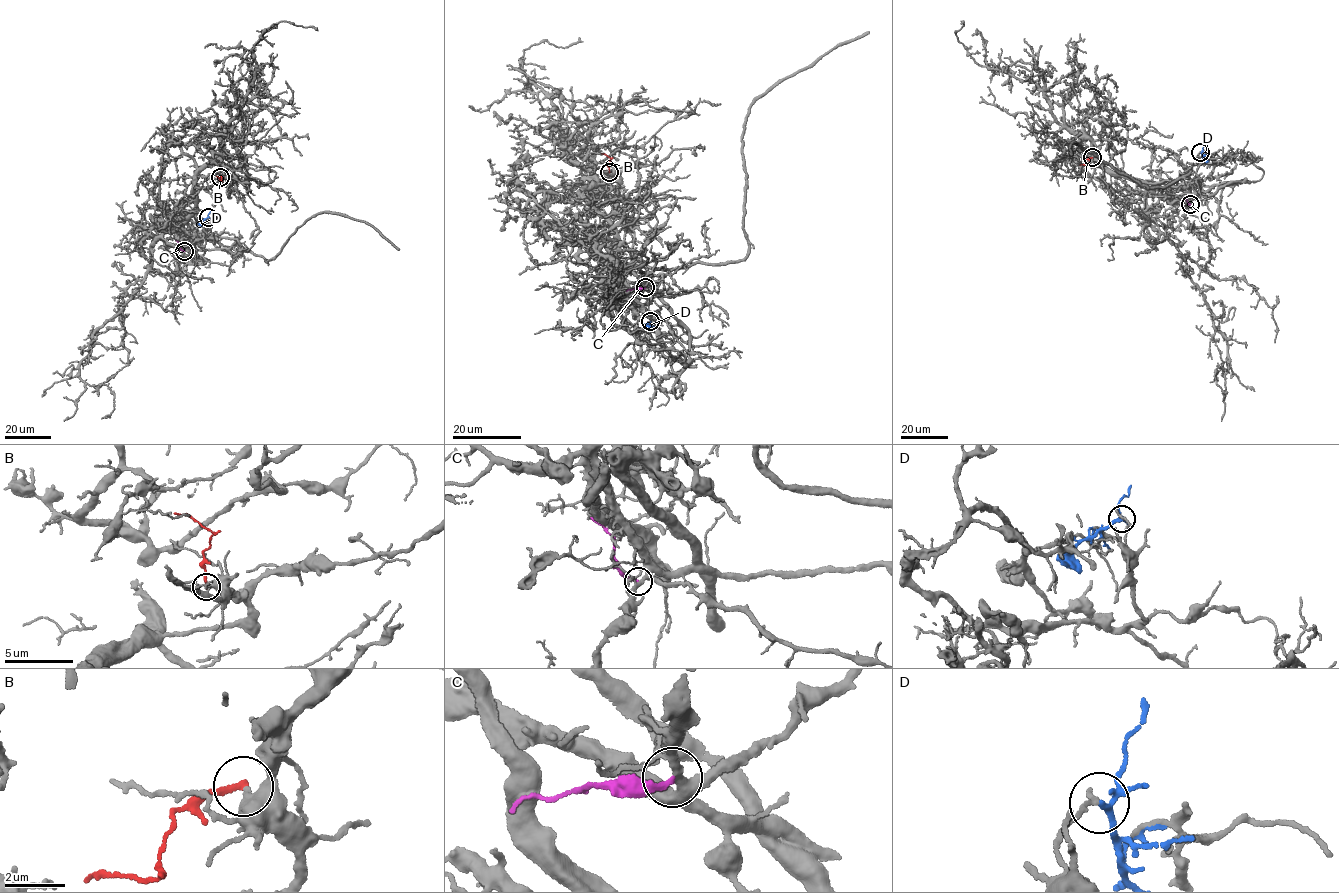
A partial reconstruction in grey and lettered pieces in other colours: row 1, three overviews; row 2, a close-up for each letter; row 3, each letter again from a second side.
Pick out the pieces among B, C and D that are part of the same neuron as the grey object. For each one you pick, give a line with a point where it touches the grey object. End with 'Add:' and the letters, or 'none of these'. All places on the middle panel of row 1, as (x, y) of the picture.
Add: none of these

